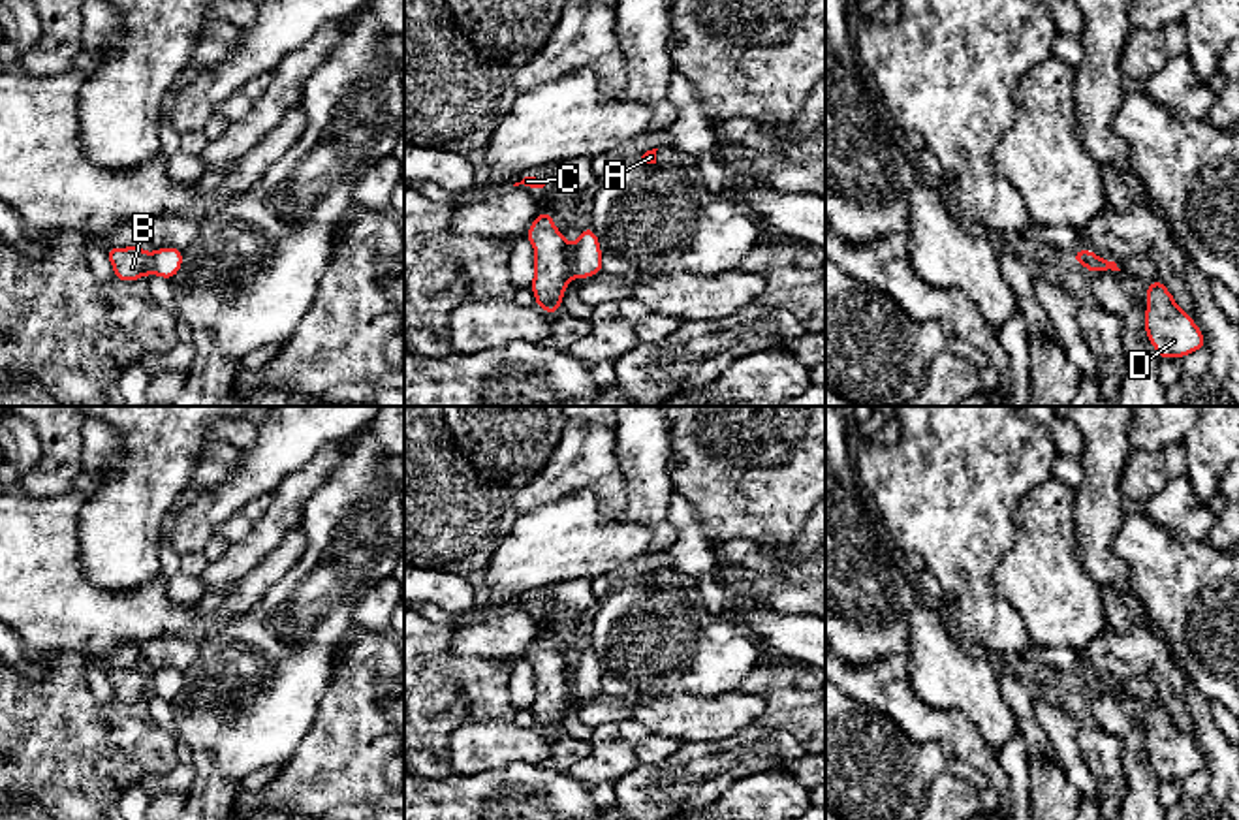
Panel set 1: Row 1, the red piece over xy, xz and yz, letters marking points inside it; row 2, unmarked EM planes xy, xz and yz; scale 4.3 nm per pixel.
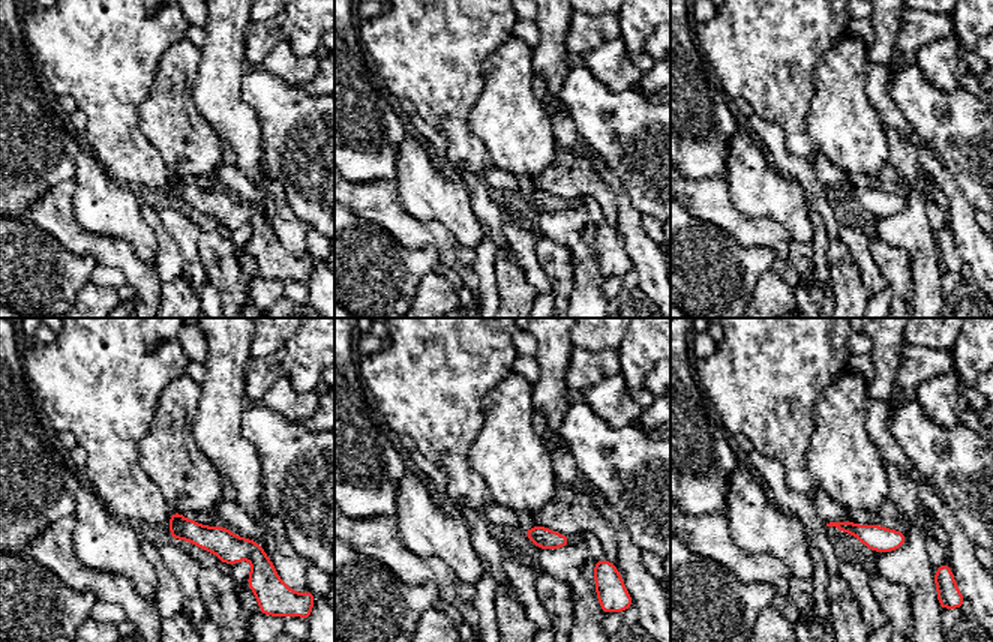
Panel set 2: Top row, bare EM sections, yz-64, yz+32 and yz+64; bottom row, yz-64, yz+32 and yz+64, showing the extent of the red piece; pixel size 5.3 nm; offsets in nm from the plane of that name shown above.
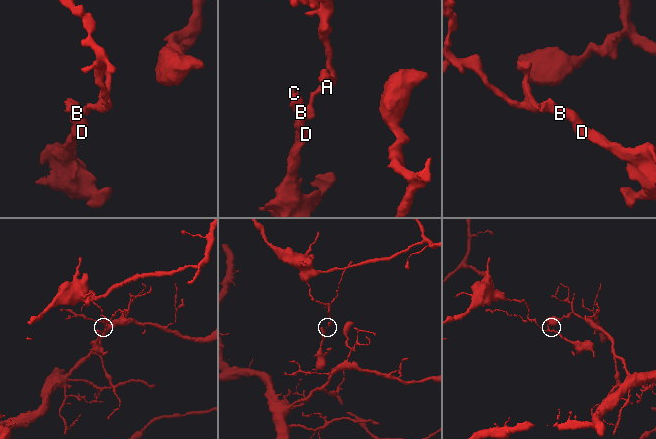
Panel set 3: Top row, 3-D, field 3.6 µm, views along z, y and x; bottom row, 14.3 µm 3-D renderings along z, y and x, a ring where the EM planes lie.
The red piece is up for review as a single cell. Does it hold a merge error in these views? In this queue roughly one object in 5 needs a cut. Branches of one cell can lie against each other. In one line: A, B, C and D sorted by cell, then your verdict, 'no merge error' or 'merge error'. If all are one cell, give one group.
A / B C D; merge error

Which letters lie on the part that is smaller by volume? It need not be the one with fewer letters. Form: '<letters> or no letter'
B, C, D

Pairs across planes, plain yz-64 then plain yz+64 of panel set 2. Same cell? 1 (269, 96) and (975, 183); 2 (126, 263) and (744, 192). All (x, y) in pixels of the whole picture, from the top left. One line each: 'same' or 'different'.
1: same
2: different

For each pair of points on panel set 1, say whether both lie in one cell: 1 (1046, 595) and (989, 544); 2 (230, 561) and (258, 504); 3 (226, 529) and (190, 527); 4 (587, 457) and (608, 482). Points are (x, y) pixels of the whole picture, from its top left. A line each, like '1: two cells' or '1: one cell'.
1: two cells
2: two cells
3: two cells
4: one cell

